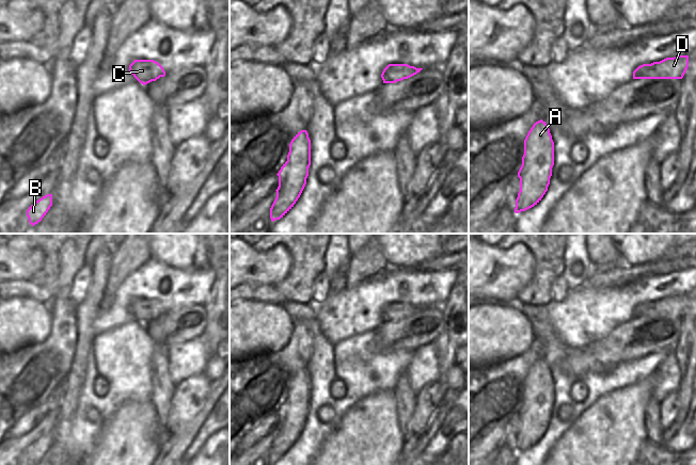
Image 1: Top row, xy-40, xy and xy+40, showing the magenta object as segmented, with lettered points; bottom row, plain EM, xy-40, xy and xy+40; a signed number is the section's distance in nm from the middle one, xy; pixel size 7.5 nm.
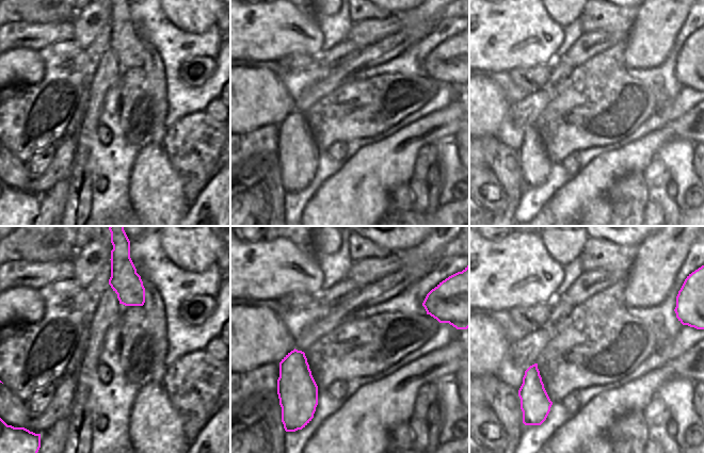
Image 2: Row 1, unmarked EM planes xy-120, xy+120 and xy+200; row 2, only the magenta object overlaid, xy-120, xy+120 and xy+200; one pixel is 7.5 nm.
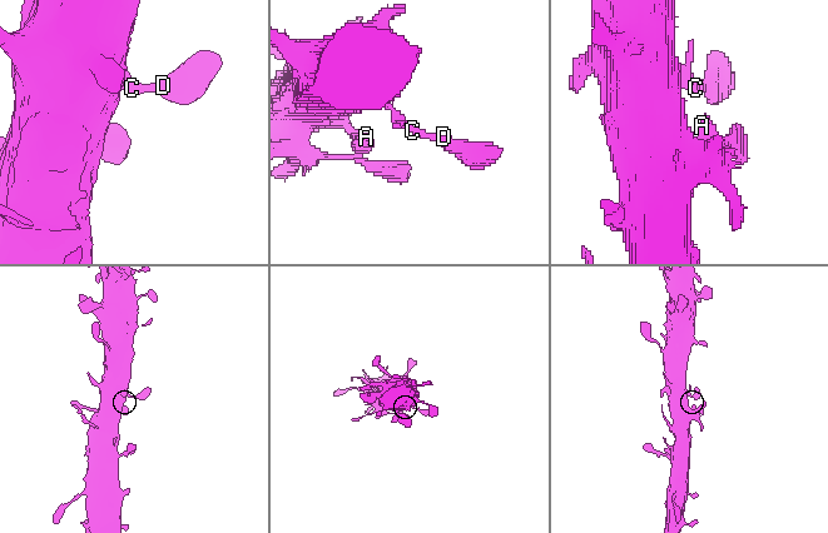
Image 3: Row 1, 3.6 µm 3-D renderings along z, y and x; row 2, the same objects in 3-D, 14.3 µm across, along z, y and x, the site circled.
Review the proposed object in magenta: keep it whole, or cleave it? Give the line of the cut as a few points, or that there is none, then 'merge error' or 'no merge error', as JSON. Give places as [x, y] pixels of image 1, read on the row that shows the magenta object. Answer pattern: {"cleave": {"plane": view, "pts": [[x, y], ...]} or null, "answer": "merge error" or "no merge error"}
{"cleave": null, "answer": "no merge error"}

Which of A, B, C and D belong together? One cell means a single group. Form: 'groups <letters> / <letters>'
groups A B C D

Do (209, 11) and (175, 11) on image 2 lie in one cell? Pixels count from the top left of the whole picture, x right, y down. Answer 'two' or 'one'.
one

